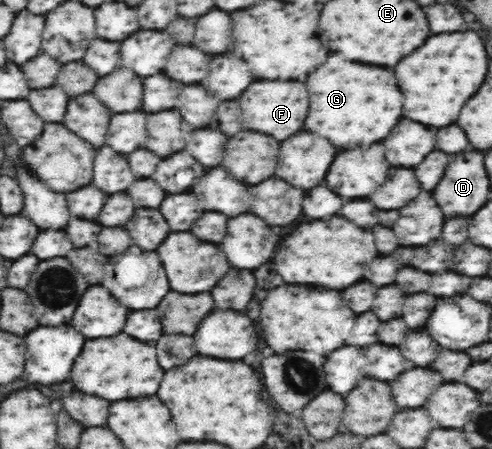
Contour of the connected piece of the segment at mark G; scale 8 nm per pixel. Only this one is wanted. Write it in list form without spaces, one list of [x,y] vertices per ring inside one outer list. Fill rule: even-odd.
[[[337,54],[309,74],[307,92],[311,110],[303,130],[315,132],[341,148],[363,148],[387,138],[403,110],[403,92],[391,68],[347,62]]]

